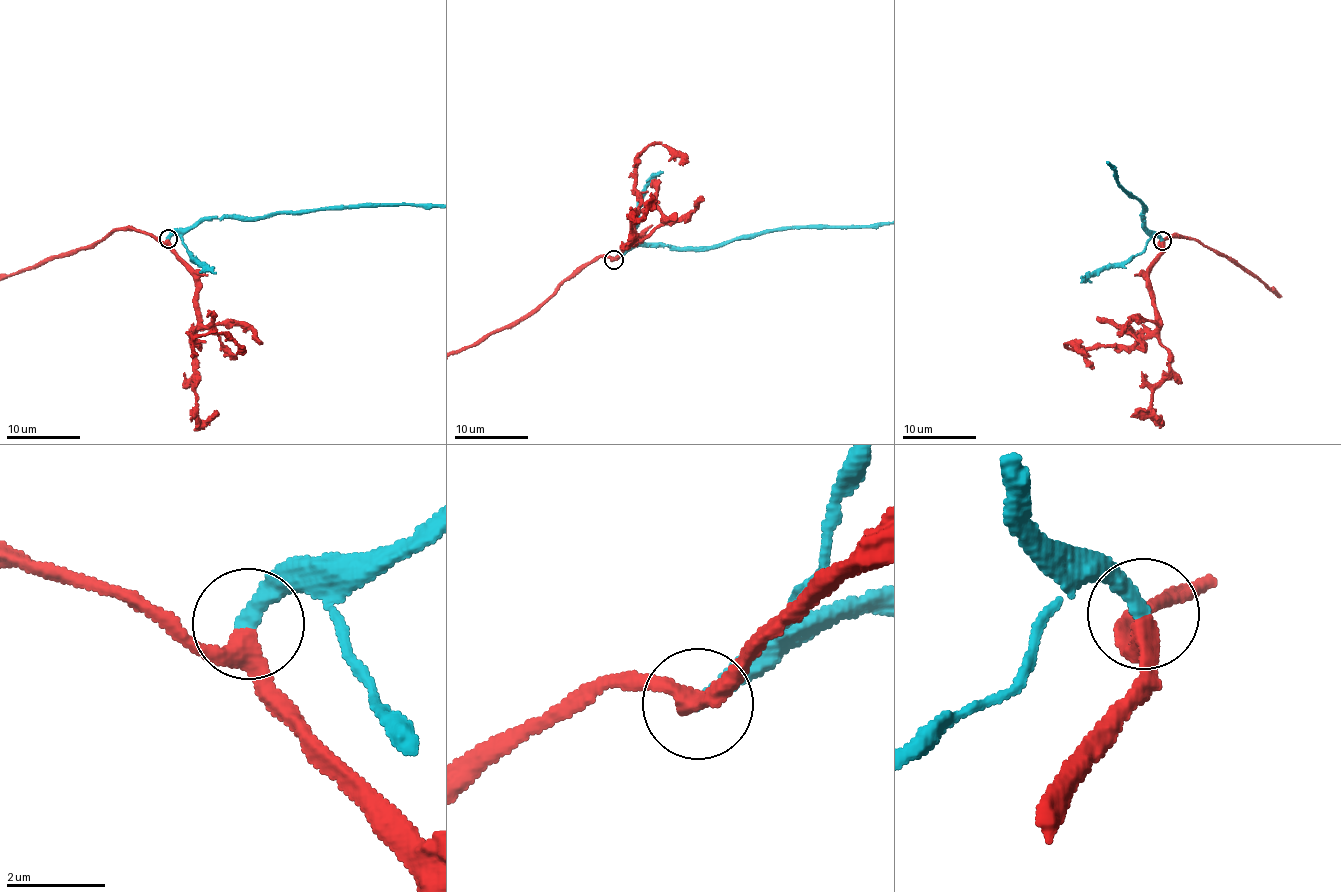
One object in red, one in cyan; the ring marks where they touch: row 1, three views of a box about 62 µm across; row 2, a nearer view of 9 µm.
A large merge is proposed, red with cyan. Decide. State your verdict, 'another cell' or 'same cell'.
same cell

